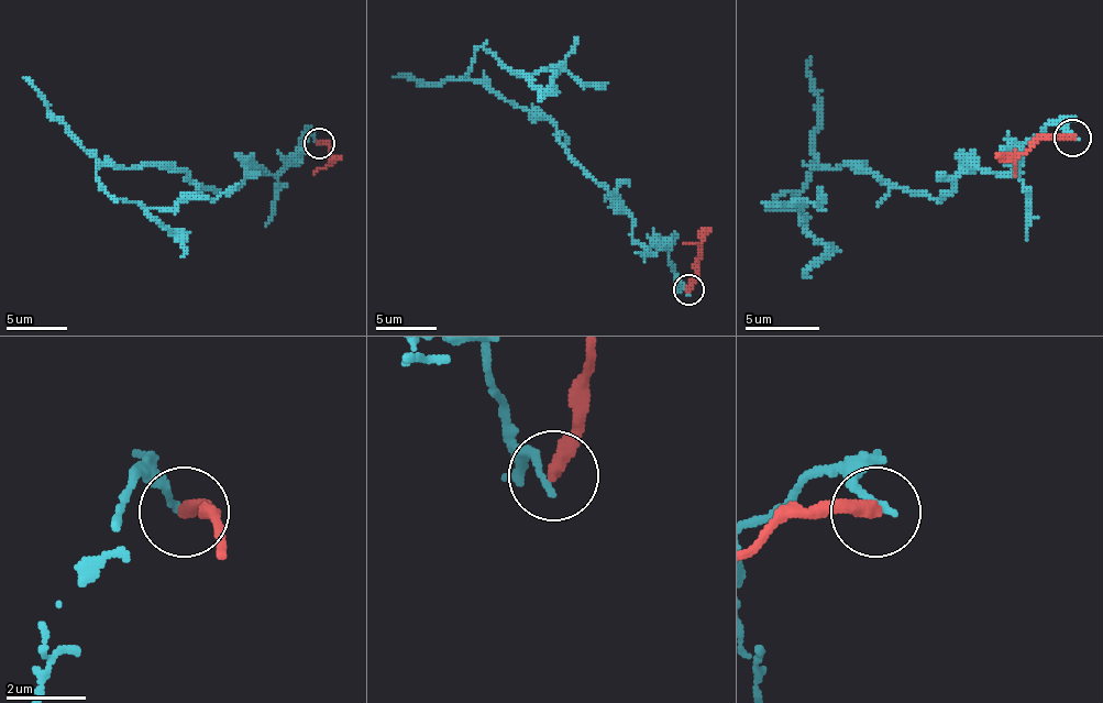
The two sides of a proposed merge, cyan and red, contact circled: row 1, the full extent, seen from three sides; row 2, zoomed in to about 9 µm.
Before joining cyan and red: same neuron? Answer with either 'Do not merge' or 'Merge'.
Do not merge

